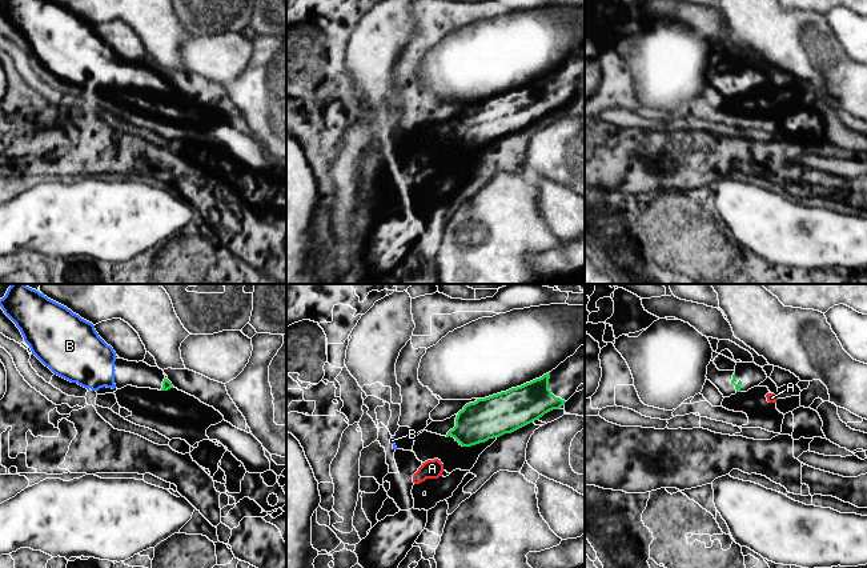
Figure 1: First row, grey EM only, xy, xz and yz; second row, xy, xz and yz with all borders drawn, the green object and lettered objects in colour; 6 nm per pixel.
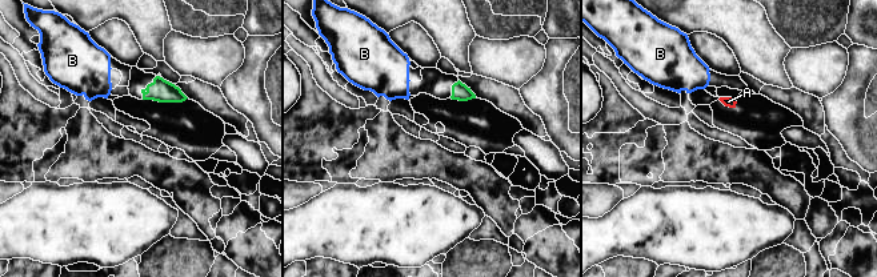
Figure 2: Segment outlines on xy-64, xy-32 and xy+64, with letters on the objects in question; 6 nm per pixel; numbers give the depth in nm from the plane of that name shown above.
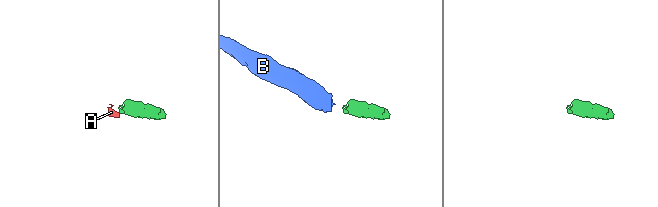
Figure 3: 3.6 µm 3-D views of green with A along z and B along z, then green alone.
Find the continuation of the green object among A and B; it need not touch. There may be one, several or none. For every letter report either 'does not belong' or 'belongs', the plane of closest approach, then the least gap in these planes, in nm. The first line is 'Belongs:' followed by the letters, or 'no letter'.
Belongs: B
A: does not belong; view xz; gap 150 nm
B: belongs; view xy; gap 280 nm

